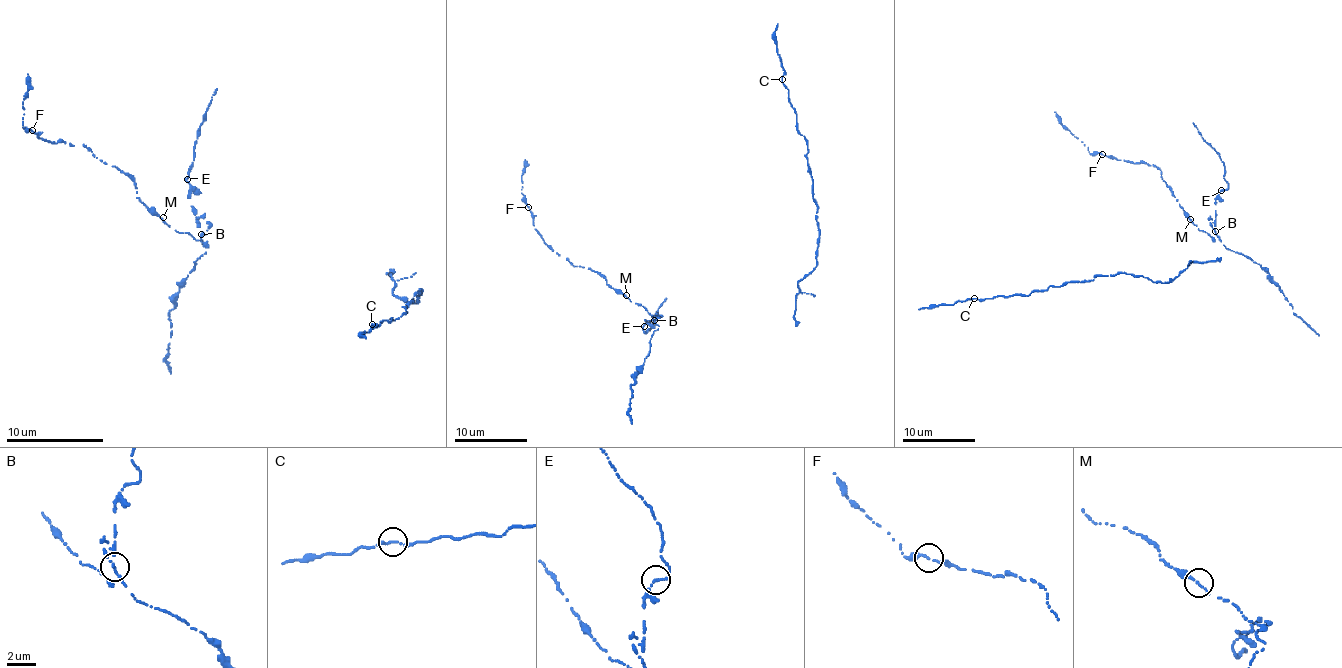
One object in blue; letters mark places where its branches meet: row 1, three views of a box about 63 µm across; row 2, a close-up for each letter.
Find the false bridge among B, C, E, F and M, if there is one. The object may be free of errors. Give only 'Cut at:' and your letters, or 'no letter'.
Cut at: B

